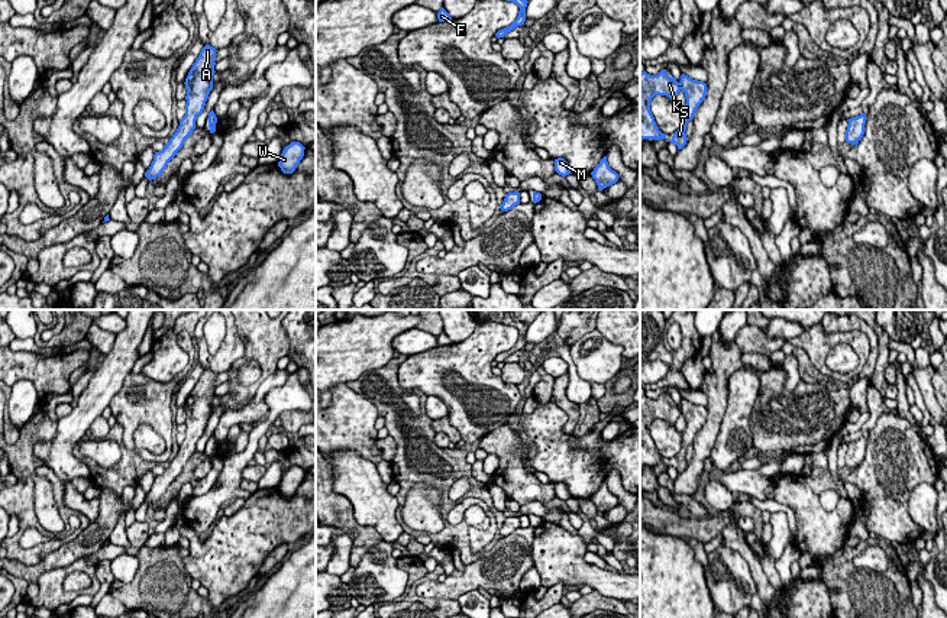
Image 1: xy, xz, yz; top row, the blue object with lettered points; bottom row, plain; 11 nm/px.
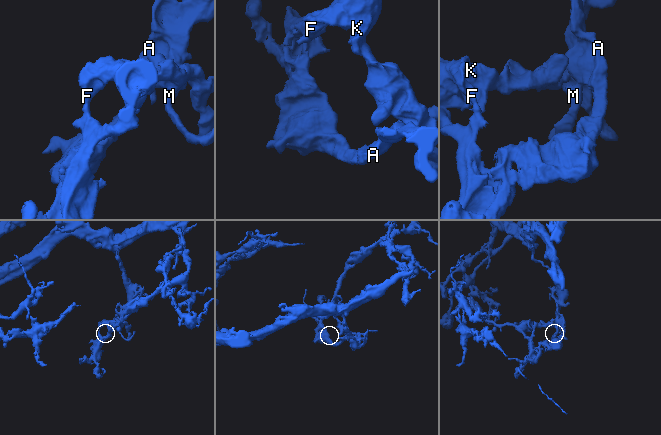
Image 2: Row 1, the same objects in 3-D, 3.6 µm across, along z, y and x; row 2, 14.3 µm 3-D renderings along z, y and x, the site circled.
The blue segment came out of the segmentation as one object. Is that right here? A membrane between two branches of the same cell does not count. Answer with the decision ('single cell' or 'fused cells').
fused cells

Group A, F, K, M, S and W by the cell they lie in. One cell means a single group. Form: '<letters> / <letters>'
A M / F K S W

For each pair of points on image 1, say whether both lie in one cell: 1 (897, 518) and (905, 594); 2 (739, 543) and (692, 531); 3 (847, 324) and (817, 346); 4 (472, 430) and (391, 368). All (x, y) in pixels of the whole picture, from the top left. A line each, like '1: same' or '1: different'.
1: different
2: different
3: different
4: different

